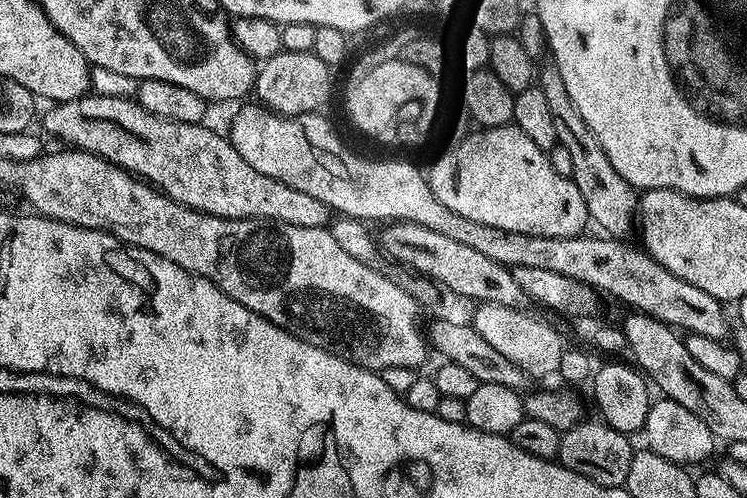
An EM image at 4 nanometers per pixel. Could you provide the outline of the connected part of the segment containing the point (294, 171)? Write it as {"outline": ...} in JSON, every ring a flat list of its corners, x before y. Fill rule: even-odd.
{"outline":[[251,103,240,106,245,108,237,110,232,129,226,132,234,150,238,150,254,170,266,174,266,178,286,182,286,186,294,186,294,190,302,190,318,198,318,202,326,202,330,210,343,217,365,222,384,220,421,224,430,230,438,230,438,234,446,234,446,238,454,238,454,242,462,242,462,246,479,250,486,254,486,258,494,258,494,262,508,268,554,270,554,274,574,278,597,293,605,292,621,300,633,313,649,316,673,330,718,341,725,339,728,320,724,317,725,305,721,301,706,294,706,290,698,290,698,286,690,286,690,282,670,274,670,270,647,251,631,248,623,239,605,238,600,234,546,238,518,234,518,230,498,230,482,222,473,222,471,218,462,218,462,214,454,214,450,206,438,202,438,194,434,194,428,184,427,175,419,172,410,161,395,158,387,163,382,158,367,160,364,156,355,156,336,137,335,130,324,121,327,119,323,115,304,112,300,116,281,116,271,108]]}

